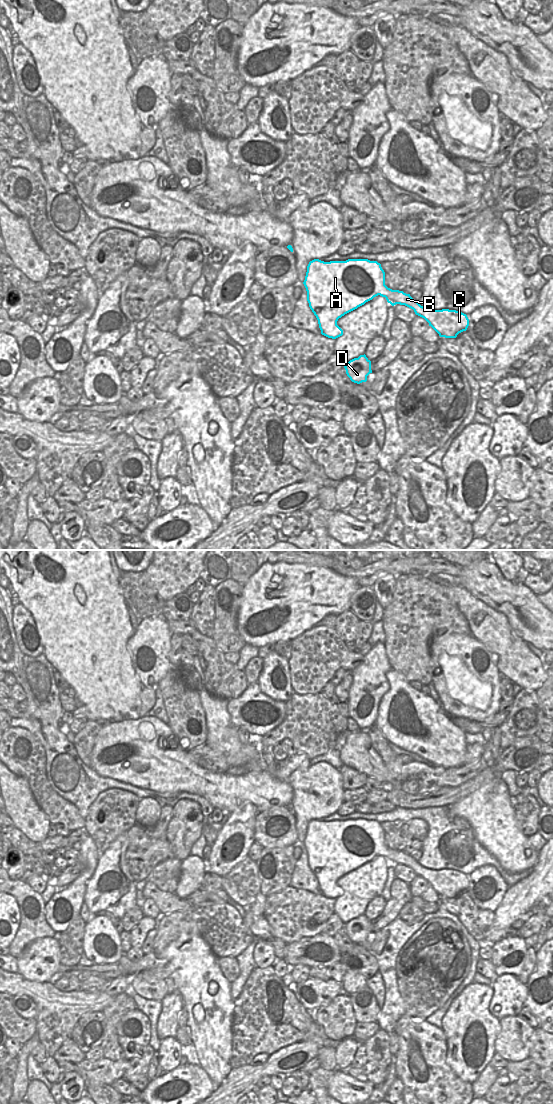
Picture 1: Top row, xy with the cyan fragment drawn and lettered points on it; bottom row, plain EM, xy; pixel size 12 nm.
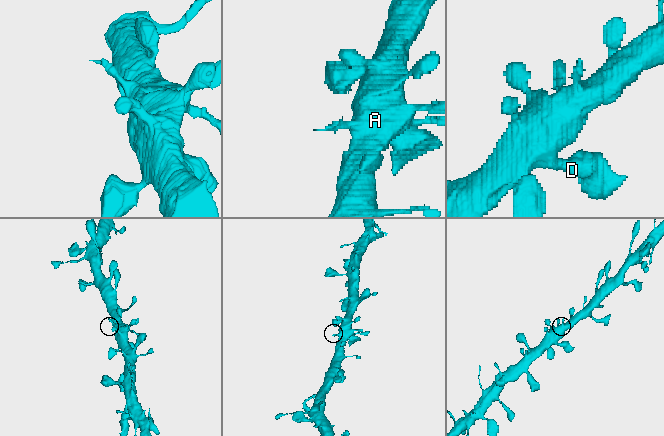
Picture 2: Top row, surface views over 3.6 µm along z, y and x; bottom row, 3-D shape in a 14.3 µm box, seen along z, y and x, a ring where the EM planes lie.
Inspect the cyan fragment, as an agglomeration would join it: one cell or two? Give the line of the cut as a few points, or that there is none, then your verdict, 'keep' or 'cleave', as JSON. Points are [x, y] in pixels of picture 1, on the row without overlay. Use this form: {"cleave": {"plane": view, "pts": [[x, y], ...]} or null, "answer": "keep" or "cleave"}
{"cleave": null, "answer": "keep"}

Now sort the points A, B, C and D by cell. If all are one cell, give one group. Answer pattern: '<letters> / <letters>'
A B C D

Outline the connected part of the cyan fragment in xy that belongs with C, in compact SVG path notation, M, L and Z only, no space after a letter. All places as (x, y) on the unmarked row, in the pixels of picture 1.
M314 819L307 826L303 844L307 851L309 867L318 880L321 894L328 898L336 899L343 895L343 890L337 885L339 878L378 855L385 857L392 866L400 864L413 869L415 874L424 878L440 897L456 898L459 893L466 891L469 886L467 875L460 871L449 869L430 870L421 866L410 854L388 848L385 845L385 832L377 821L348 819L346 821L324 822Z

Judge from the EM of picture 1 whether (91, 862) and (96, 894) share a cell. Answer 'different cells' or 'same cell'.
different cells

